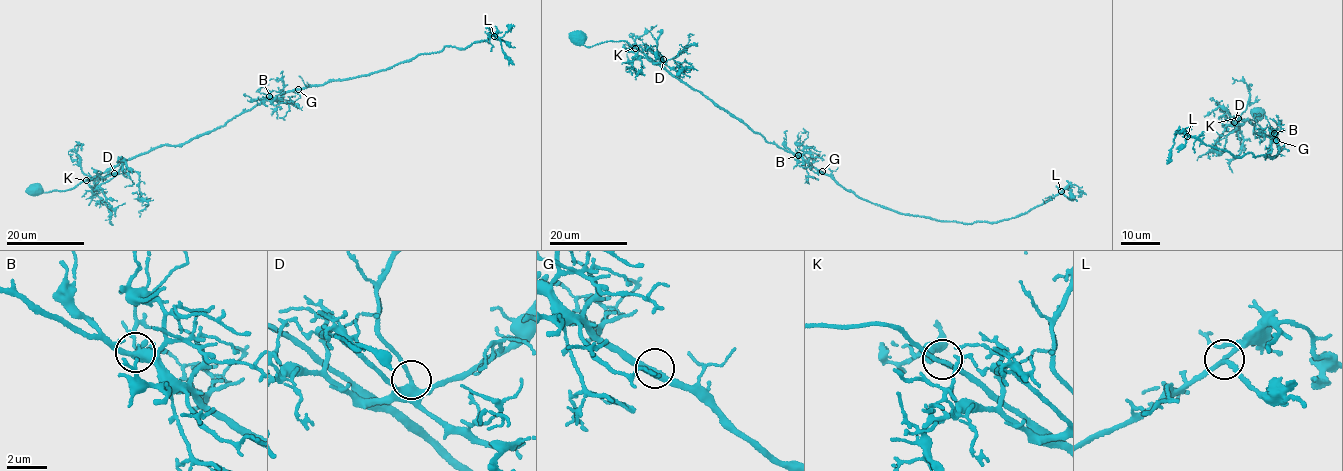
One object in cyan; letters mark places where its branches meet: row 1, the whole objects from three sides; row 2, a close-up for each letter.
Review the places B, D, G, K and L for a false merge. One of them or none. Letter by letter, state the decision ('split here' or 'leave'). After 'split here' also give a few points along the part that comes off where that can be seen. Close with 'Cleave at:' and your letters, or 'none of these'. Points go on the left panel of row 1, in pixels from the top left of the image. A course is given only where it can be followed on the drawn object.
B: leave
D: leave
G: leave
K: leave
L: leave
Cleave at: none of these

